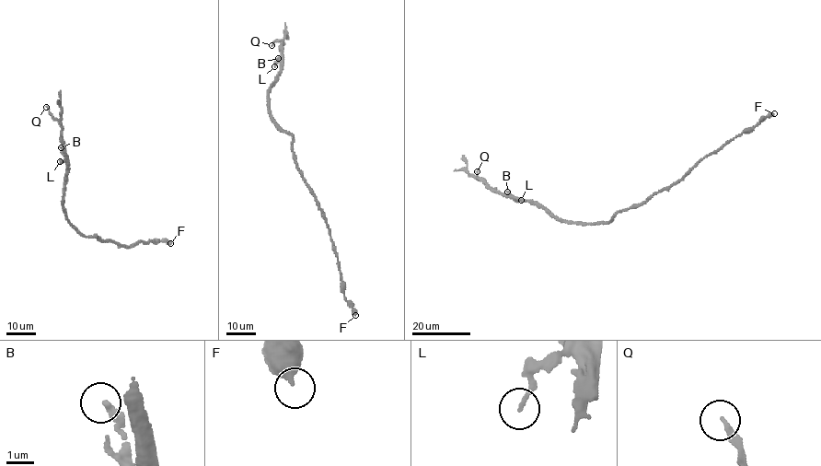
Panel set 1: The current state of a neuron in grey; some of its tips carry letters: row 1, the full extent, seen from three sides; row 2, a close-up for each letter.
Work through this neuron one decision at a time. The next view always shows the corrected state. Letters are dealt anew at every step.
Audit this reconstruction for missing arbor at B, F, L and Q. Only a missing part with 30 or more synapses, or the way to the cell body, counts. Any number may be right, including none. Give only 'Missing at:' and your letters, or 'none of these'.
Missing at: none of these

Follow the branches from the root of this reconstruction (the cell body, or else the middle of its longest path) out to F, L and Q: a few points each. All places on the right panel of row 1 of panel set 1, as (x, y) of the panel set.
F: (616, 215), (643, 203), (653, 194), (669, 188), (707, 156), (749, 132), (774, 113)
L: (616, 215), (606, 223), (571, 224), (558, 220), (545, 209), (528, 201), (521, 200)
Q: (616, 215), (606, 223), (558, 220), (541, 207), (496, 192), (477, 178), (477, 171)

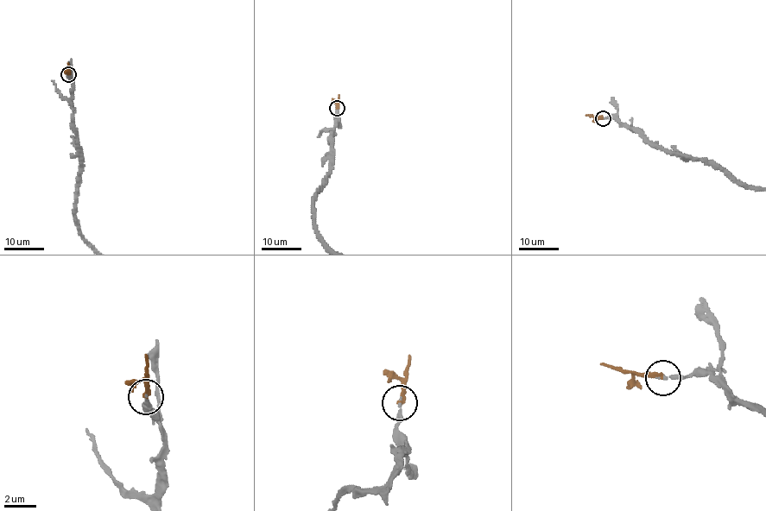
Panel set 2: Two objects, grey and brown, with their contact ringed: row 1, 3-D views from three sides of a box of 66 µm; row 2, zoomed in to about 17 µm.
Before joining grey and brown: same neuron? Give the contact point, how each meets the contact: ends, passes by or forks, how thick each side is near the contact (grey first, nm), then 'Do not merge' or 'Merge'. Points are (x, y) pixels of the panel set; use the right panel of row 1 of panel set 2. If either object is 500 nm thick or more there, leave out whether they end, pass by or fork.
Place: (603, 118). At the ring grey ends. At the ring brown ends. Thickness 200 nm (grey) against 260 nm. Merge

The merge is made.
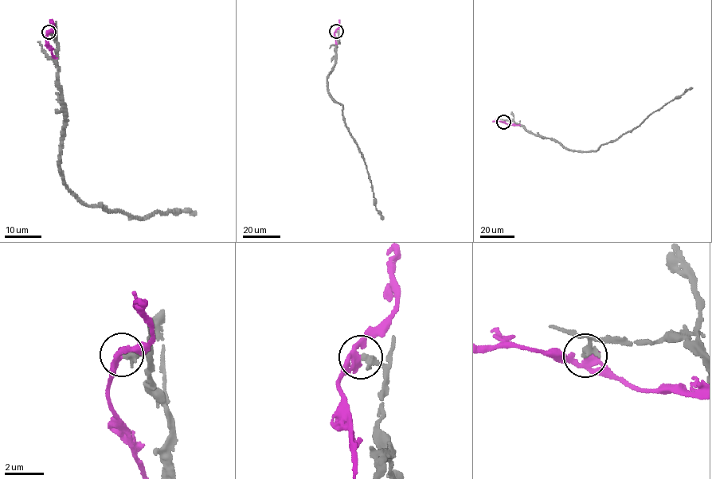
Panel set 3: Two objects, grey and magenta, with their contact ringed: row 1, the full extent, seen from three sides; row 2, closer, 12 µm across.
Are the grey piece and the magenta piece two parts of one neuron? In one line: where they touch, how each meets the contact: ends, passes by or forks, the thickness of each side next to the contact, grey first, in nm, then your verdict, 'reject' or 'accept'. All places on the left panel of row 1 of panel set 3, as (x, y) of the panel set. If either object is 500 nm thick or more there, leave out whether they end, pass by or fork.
(48, 32) | grey ends | magenta passes by | 320/300 nm | reject

